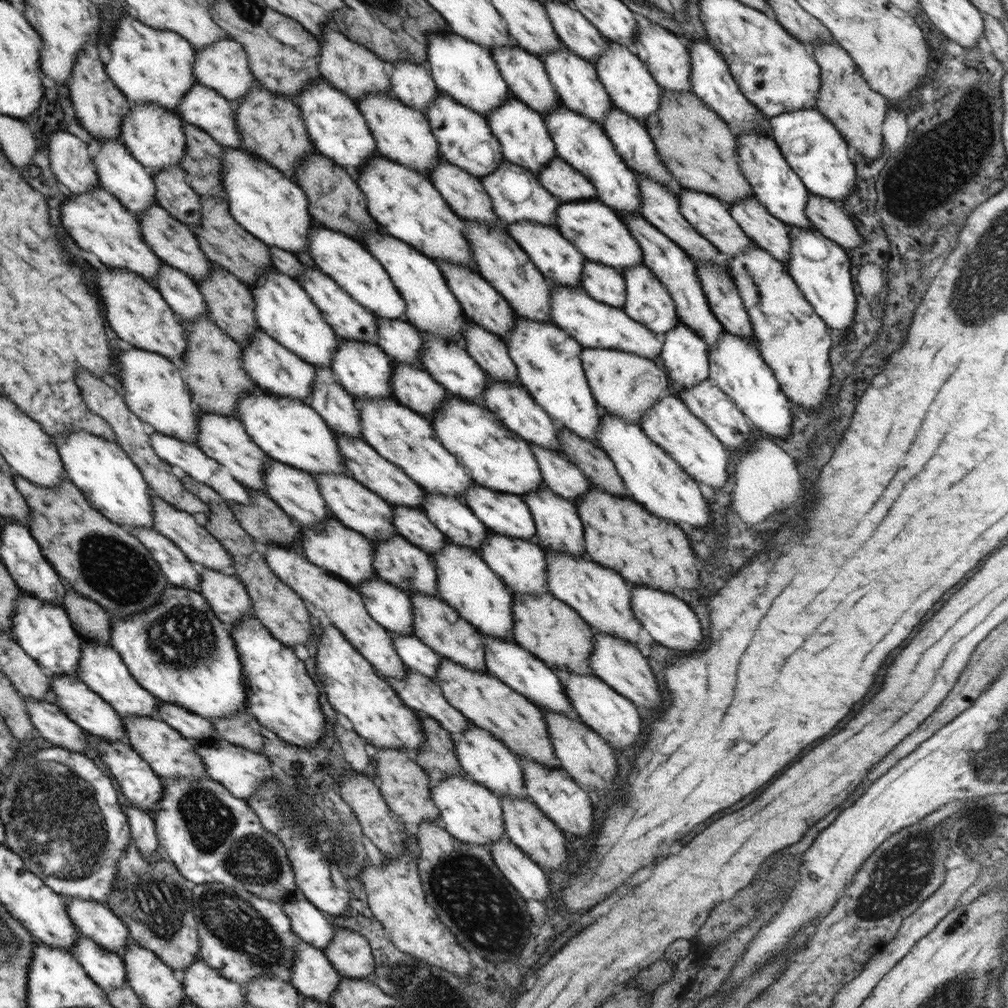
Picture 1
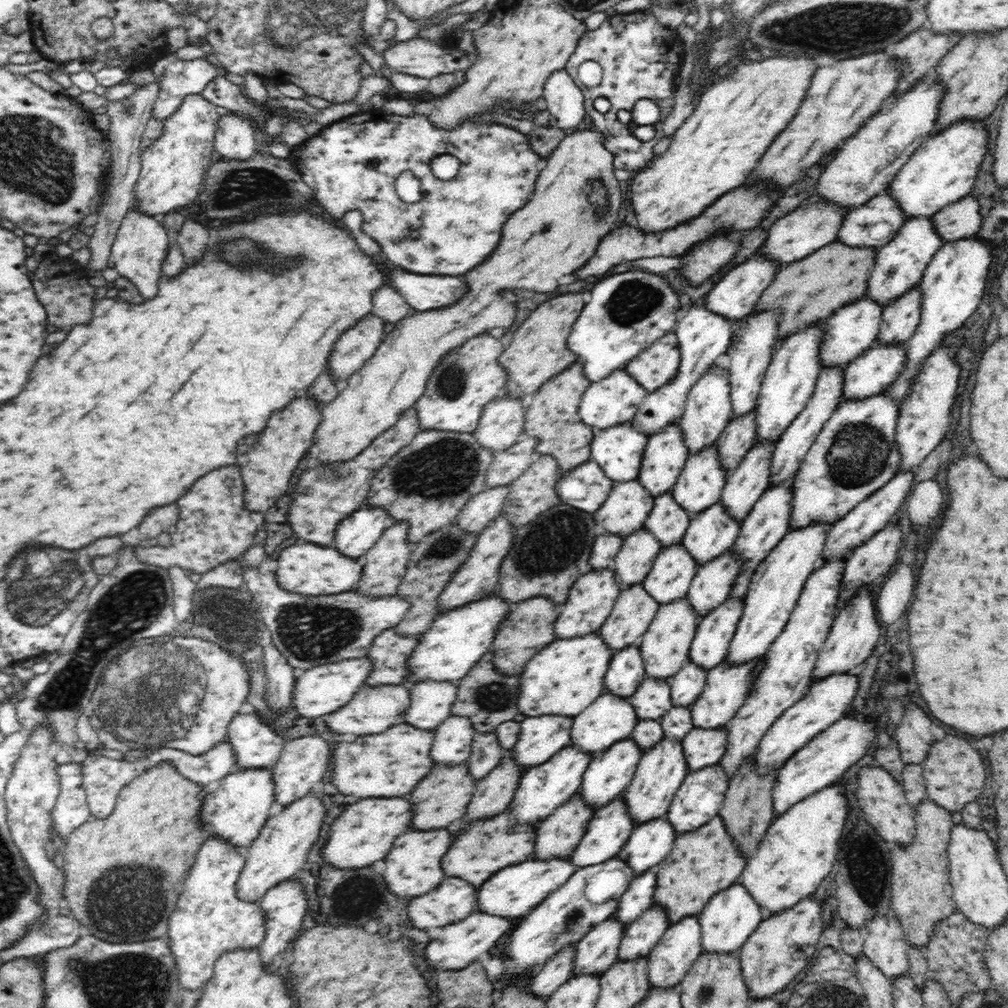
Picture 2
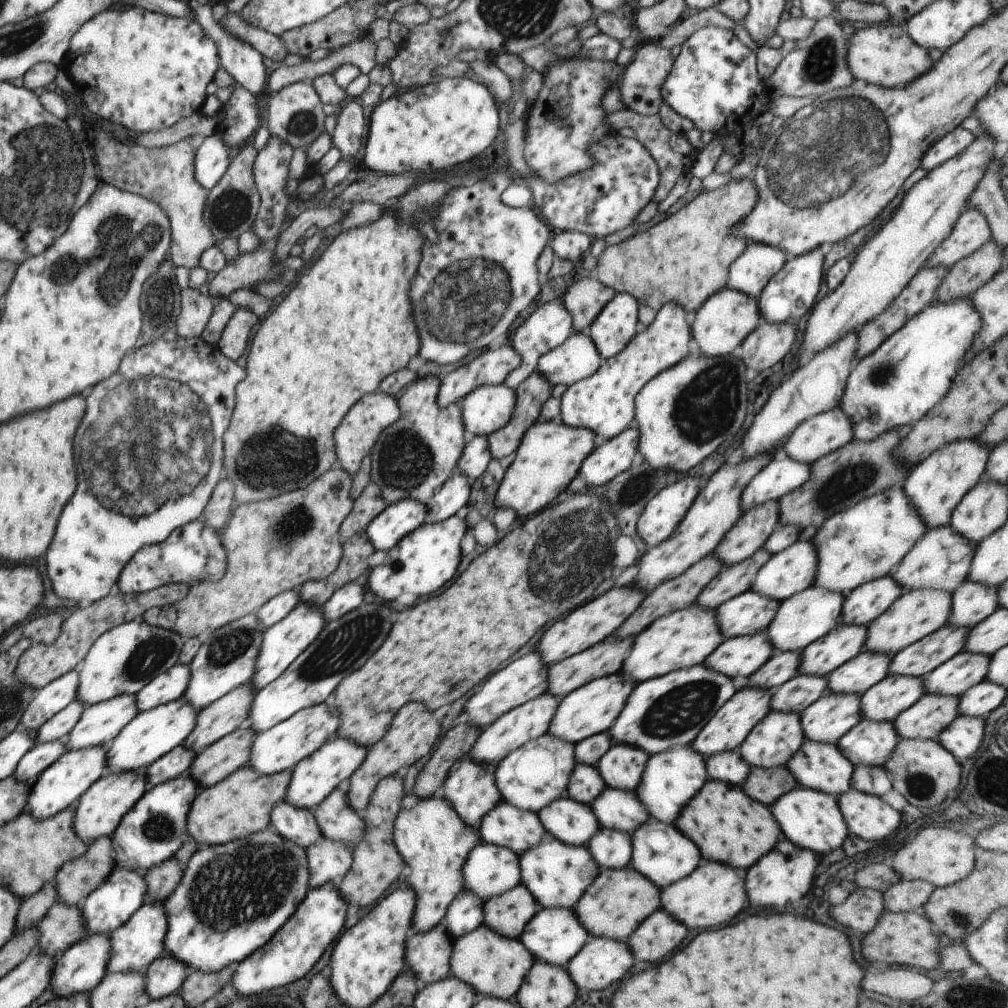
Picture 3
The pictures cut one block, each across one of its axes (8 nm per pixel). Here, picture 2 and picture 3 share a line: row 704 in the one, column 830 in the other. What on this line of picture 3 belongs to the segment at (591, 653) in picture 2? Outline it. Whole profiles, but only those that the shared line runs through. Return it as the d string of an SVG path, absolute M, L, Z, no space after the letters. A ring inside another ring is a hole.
M902 486L890 487L826 519L812 538L818 564L812 585L848 596L857 586L890 575L928 532Z

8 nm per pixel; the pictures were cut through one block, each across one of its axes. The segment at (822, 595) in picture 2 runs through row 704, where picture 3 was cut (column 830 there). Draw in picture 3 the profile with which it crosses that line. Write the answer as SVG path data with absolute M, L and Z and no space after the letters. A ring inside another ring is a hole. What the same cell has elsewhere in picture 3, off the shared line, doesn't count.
M808 738L785 766L795 776L795 780L799 782L799 787L823 790L836 796L849 791L855 769L852 761L839 749L837 742L823 743L811 741Z

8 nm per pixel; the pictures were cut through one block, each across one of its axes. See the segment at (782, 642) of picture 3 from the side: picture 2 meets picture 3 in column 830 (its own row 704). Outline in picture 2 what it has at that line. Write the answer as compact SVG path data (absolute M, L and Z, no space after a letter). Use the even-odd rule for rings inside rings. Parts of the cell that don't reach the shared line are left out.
M606 691L578 716L573 717L570 731L571 744L579 748L580 752L597 756L616 742L630 737L638 721L636 711L628 698L620 698Z

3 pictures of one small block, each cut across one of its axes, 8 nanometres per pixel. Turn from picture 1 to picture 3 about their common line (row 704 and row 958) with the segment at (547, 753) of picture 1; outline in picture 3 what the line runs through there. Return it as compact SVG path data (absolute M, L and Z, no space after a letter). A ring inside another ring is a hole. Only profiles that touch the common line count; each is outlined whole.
M486 925L454 940L450 959L451 976L473 986L477 994L514 1001L524 977L536 962L523 942L495 933Z

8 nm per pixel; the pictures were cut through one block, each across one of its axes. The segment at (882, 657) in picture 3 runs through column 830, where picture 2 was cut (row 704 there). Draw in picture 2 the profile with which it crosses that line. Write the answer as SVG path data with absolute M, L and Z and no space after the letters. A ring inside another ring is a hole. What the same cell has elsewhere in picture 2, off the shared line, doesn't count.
M693 662L682 666L682 670L668 680L673 706L691 706L702 694L707 672L708 670L696 666Z

